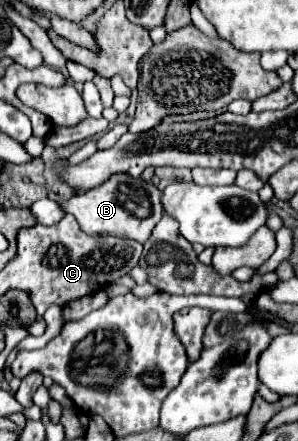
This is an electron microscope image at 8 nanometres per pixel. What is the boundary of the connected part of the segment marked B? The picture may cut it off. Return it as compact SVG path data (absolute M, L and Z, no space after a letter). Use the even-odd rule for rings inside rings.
M115 174L101 186L87 190L83 196L73 196L69 202L61 202L63 210L73 214L79 226L87 234L111 234L117 238L131 238L141 244L147 242L155 224L161 220L161 192L155 184L143 182L141 178L131 178L127 174ZM135 214L149 214L147 218L137 218Z

